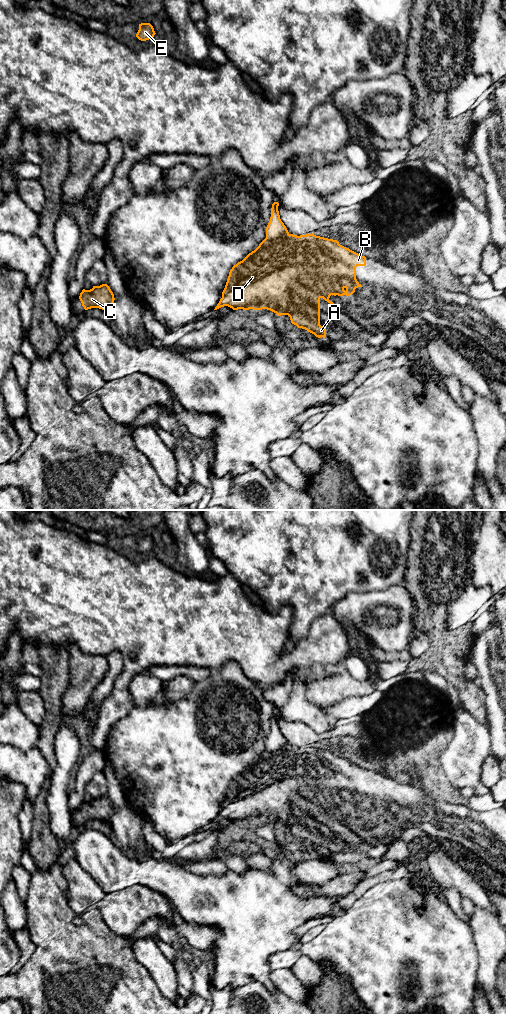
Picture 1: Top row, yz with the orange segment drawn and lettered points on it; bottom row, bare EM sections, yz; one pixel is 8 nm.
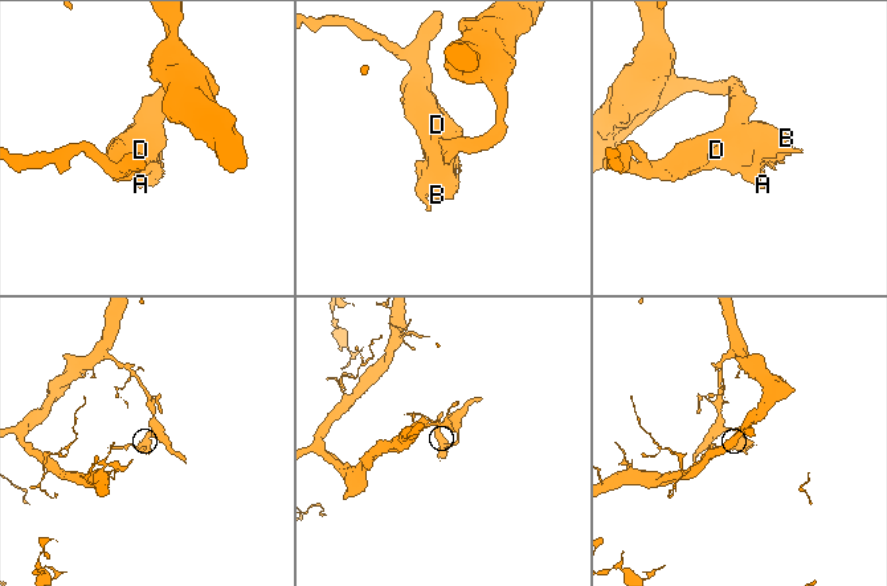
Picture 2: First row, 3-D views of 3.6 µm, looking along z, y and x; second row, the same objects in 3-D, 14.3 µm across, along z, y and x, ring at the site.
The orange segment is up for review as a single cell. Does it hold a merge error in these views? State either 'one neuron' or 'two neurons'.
two neurons

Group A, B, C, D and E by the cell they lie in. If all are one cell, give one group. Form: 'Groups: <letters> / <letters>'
Groups: A B C D / E

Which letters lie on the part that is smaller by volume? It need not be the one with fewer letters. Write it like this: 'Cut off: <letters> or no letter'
Cut off: A, B, C, D

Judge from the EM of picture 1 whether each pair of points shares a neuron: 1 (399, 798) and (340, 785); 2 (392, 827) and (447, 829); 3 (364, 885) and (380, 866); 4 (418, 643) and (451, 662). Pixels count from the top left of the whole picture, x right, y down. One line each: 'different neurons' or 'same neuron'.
1: same neuron
2: same neuron
3: different neurons
4: different neurons

